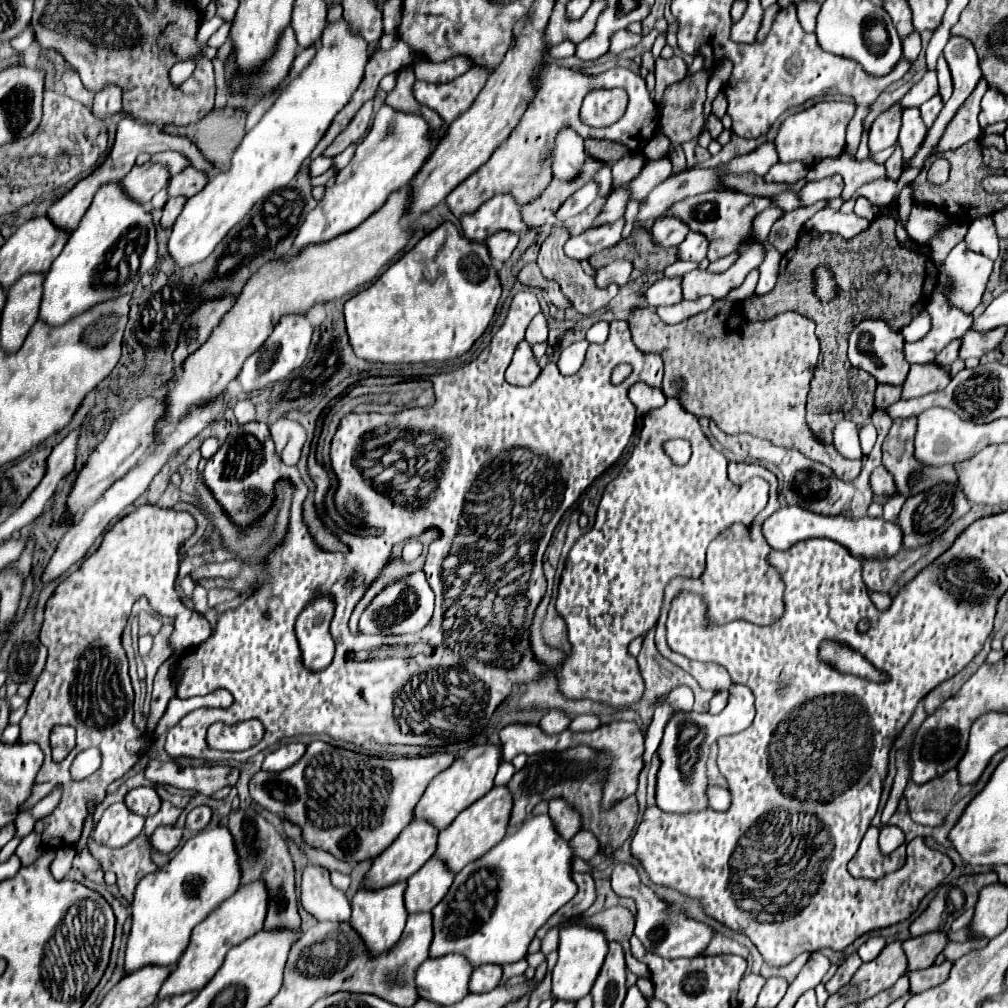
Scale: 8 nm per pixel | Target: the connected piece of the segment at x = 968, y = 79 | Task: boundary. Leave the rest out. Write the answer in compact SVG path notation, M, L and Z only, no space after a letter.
M952 36L944 48L944 56L946 56L946 62L952 72L954 94L944 104L936 124L928 130L928 140L924 140L924 148L920 148L918 156L910 162L910 166L918 166L918 168L924 166L924 160L930 156L930 152L936 146L936 140L942 136L946 124L952 120L952 116L958 112L958 108L964 104L964 100L974 92L976 84L982 80L978 56L976 56L976 50L972 48L970 40Z

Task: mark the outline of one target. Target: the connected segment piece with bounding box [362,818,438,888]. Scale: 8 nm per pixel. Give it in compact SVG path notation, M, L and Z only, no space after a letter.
M422 818L412 820L412 824L404 828L404 832L374 860L372 868L368 870L362 882L362 888L384 888L408 880L414 872L418 872L420 866L424 866L432 858L432 854L436 852L436 840L438 840L438 830L428 820Z

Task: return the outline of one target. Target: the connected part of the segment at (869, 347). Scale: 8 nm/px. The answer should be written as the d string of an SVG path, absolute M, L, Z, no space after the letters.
M868 318L868 320L862 320L858 326L854 326L848 338L848 360L854 368L864 370L870 376L874 376L878 384L900 386L906 380L906 374L910 370L908 362L904 360L902 346L904 346L904 340L900 332L894 332L884 320Z

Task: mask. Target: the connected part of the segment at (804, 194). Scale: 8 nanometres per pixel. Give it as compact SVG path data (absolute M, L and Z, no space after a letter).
M824 178L818 182L808 182L802 190L800 190L800 202L802 206L812 206L820 200L830 200L830 198L838 198L840 192L844 188L844 180L842 178Z

